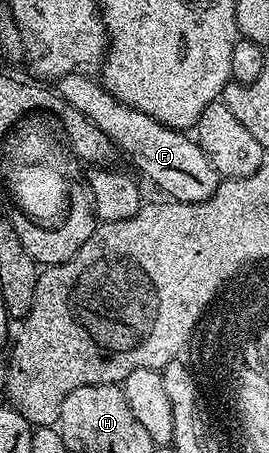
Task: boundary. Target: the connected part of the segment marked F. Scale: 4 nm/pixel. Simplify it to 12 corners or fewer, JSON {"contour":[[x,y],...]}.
{"contour":[[85,72],[56,81],[167,198],[208,201],[220,176],[193,136],[121,105]]}

